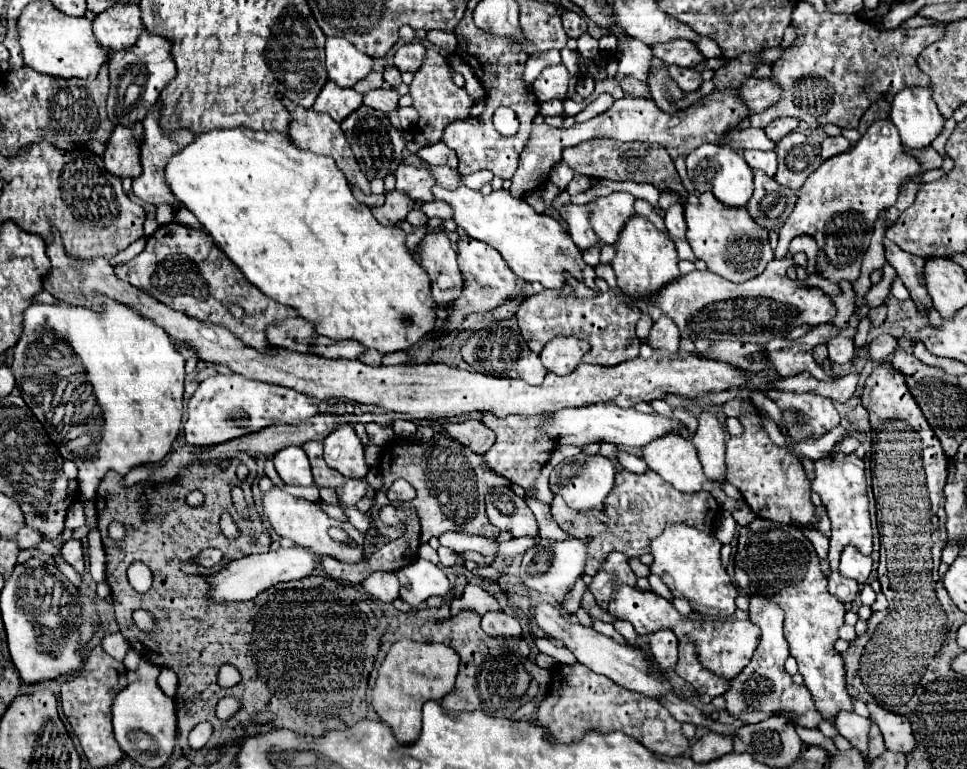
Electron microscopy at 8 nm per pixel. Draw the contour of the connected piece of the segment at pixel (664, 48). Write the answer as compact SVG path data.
M685 40L657 44L657 46L651 46L651 50L655 58L663 60L669 66L679 66L679 68L695 68L697 64L707 60L693 42L685 42Z

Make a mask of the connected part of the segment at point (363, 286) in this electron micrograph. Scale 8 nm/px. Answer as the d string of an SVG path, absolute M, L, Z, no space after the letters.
M215 128L207 134L195 136L195 140L187 148L183 148L179 154L175 154L169 160L169 166L165 170L165 180L171 186L173 194L183 202L187 210L191 210L199 218L199 222L211 234L213 242L219 244L219 248L229 256L229 260L233 260L233 264L245 274L245 278L269 298L295 308L297 314L307 322L319 324L321 336L327 336L331 340L357 340L365 348L375 348L379 354L391 354L415 346L427 334L433 332L437 314L435 314L435 300L431 296L429 276L423 272L423 268L415 262L413 254L407 250L405 232L399 226L381 226L371 214L371 210L355 200L345 180L345 174L337 170L333 158L317 156L317 154L313 156L307 150L297 150L293 142L285 138L281 132L253 132L249 128L233 128L233 130Z

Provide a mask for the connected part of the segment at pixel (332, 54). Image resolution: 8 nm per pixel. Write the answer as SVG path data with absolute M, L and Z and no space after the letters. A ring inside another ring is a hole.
M327 38L325 54L329 80L339 84L341 88L353 88L373 70L373 58L365 52L359 52L345 38Z

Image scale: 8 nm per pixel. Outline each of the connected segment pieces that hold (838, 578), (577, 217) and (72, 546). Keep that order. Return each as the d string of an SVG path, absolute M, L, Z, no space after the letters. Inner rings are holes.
M833 570L829 576L829 592L843 604L853 602L859 594L859 582L845 578L839 570Z
M565 204L563 208L559 208L561 218L565 218L567 222L567 234L571 236L571 240L581 248L587 250L591 248L599 238L593 232L591 224L589 224L589 206L577 206L577 204Z
M67 540L61 548L61 556L65 558L65 562L69 562L79 574L83 574L83 566L85 566L85 560L83 560L83 546L79 540Z

